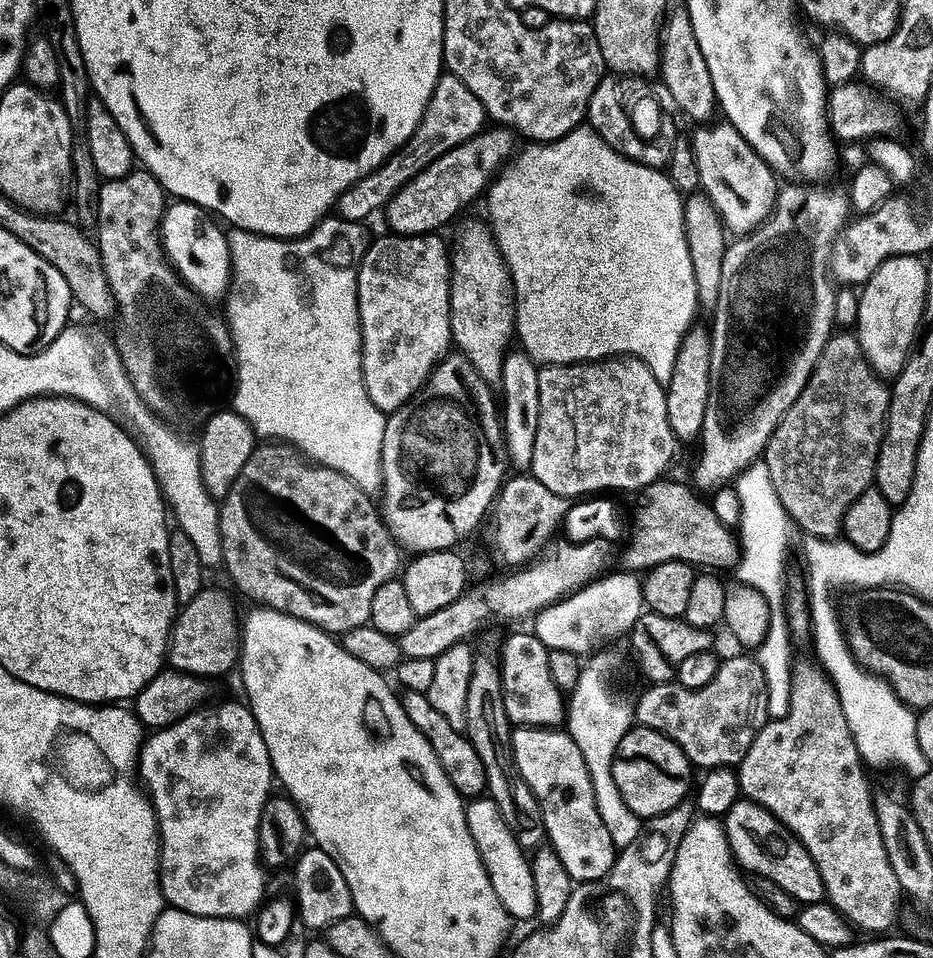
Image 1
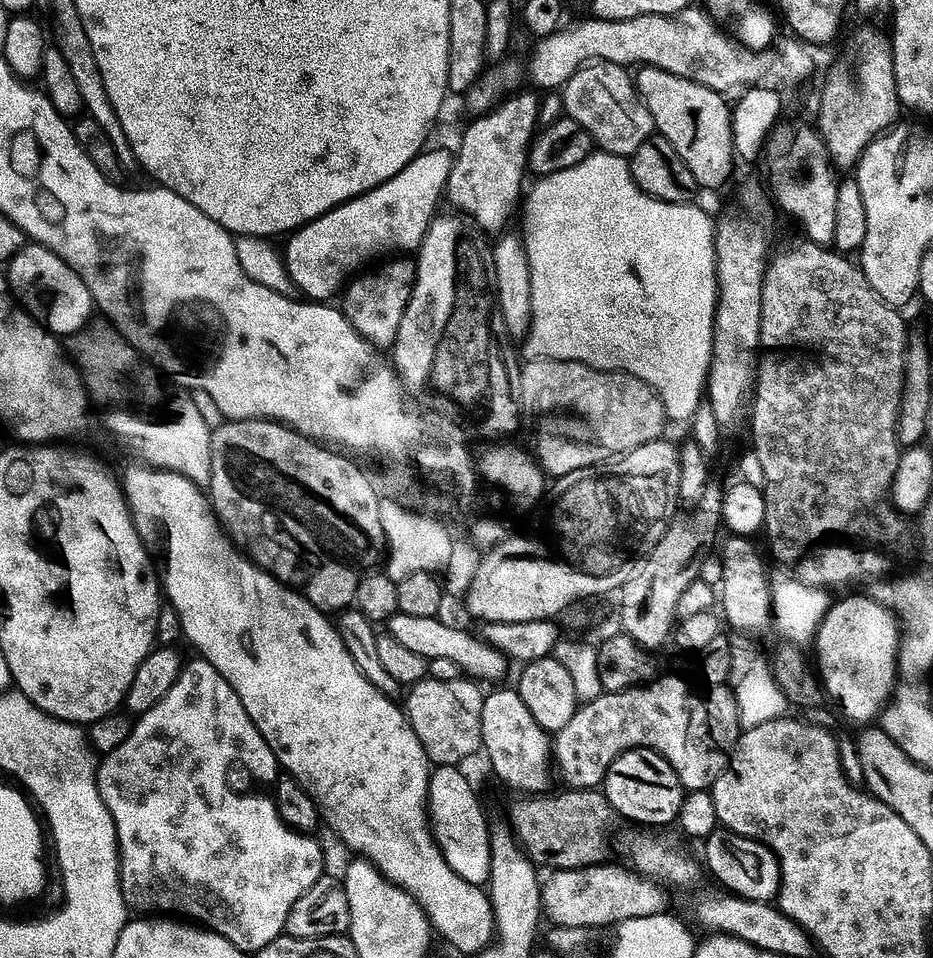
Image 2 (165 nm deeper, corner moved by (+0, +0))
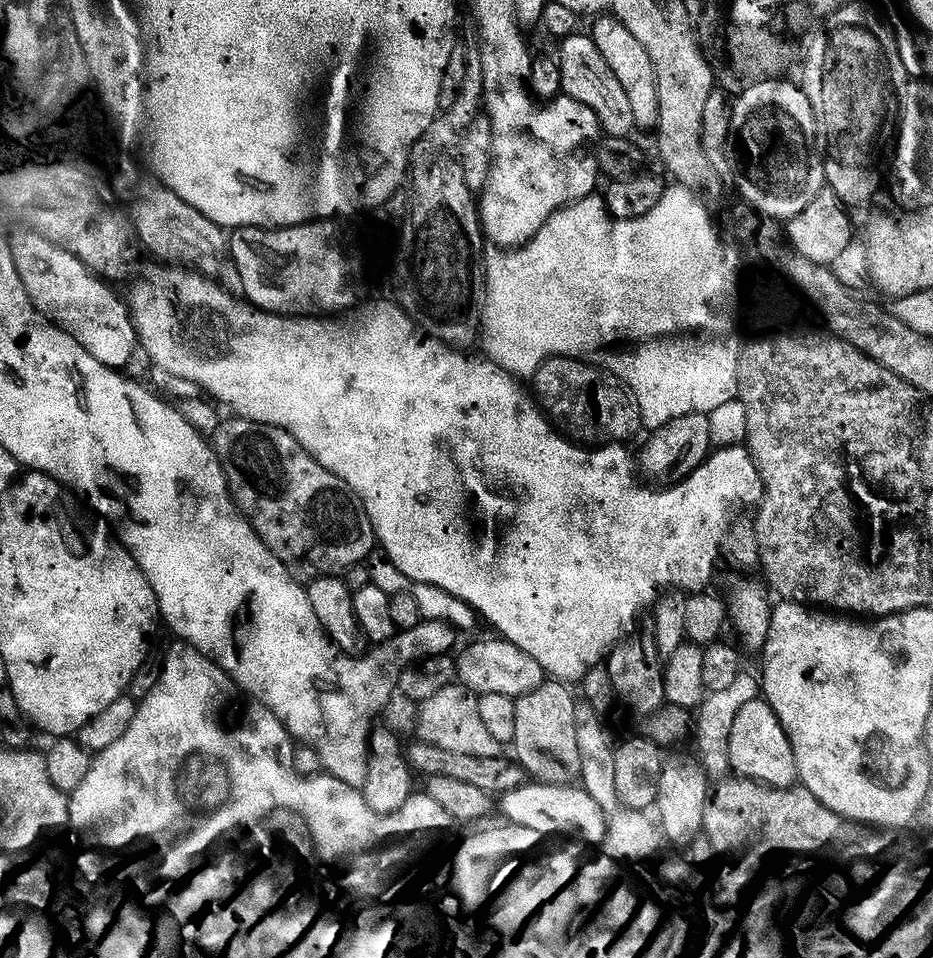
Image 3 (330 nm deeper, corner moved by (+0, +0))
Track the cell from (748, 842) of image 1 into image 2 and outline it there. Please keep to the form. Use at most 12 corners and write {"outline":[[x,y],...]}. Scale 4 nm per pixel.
{"outline":[[727,830],[703,863],[725,893],[772,904],[780,863],[765,844]]}

